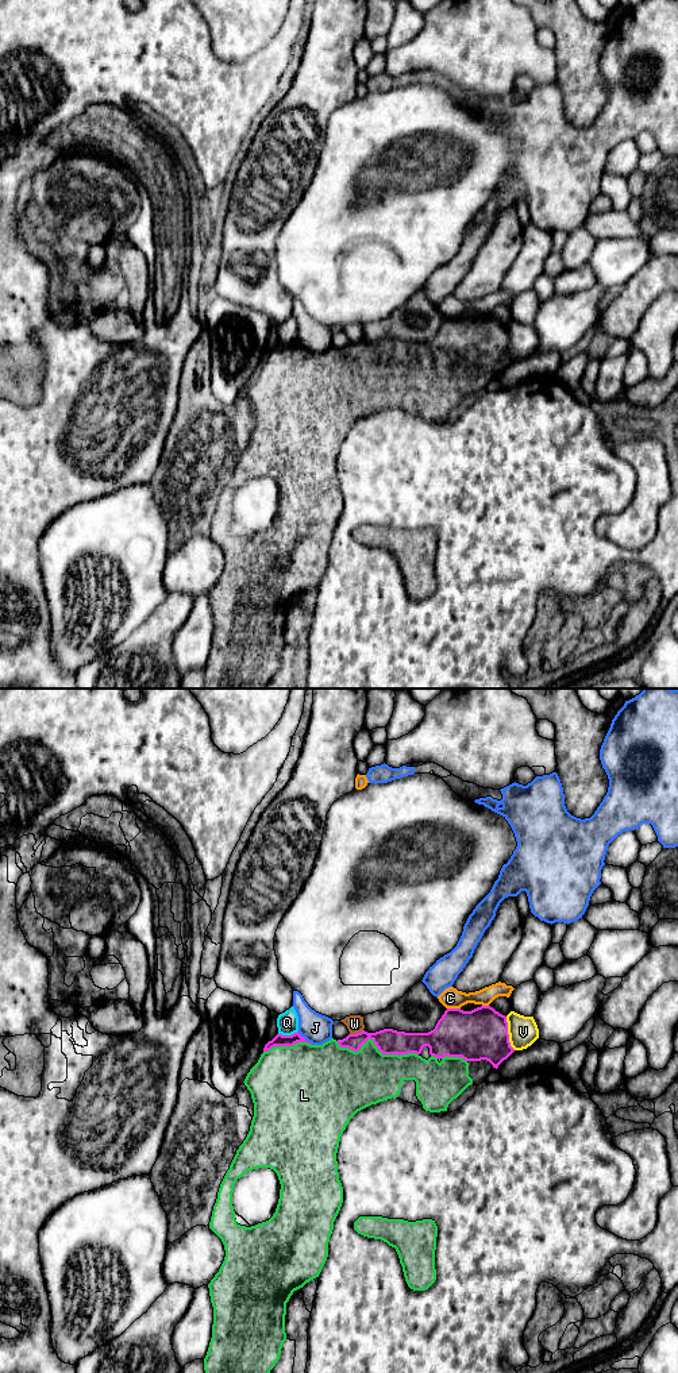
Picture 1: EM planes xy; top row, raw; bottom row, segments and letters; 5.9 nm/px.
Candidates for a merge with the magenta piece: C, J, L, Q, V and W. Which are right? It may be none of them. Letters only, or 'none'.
L

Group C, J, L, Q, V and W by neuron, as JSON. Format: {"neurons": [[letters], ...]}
{"neurons": [["C"], ["J"], ["L"], ["Q"], ["V"], ["W"]]}

